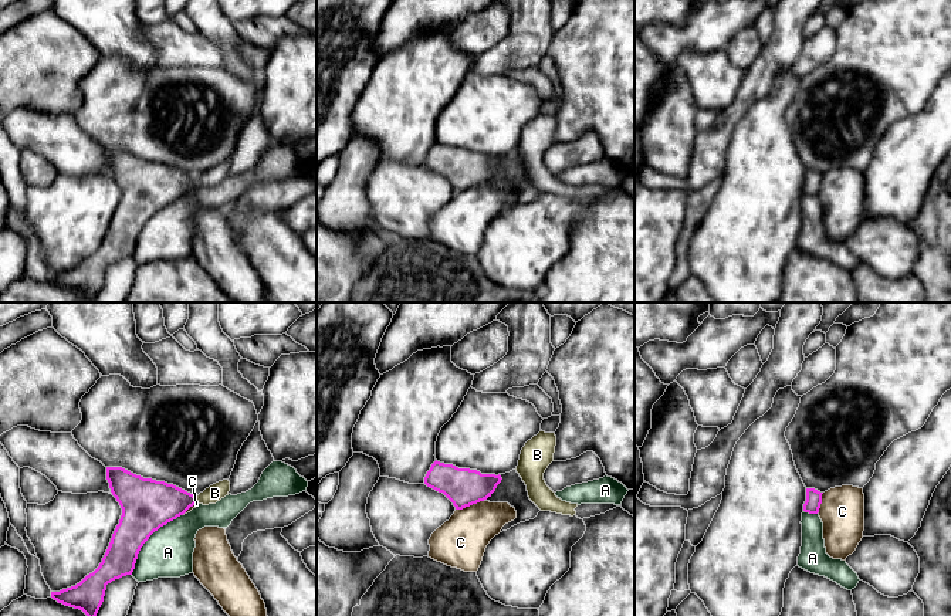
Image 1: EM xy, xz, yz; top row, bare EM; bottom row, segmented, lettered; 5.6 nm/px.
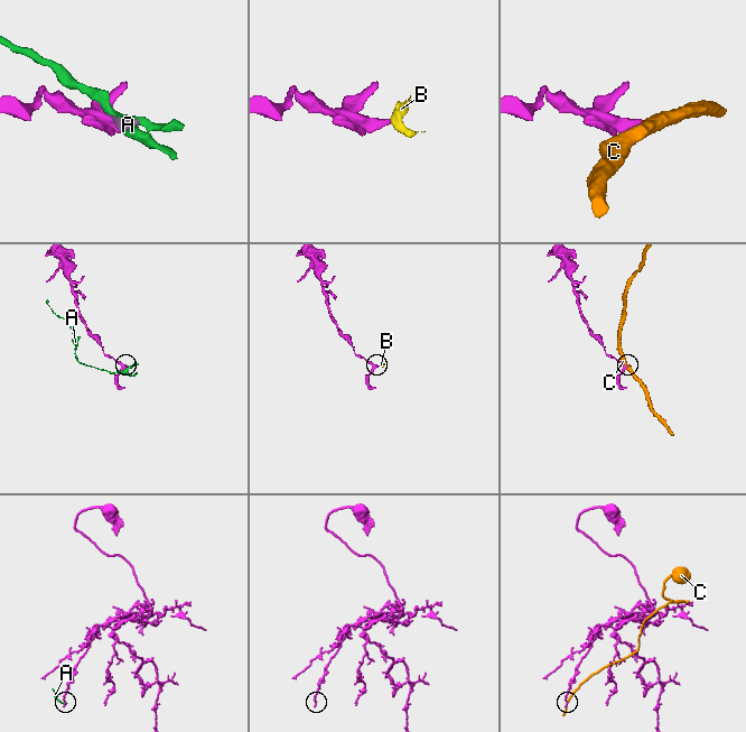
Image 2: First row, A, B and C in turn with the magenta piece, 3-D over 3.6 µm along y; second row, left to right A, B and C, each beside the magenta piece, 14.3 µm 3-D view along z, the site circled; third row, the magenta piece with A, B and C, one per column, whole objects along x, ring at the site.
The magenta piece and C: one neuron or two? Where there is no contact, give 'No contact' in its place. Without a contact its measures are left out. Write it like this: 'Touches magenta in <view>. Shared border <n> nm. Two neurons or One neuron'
Touches magenta in xz. Shared border 170 nm. Two neurons

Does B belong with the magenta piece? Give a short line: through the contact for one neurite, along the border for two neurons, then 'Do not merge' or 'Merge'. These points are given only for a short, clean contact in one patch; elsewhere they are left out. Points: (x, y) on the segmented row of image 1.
Line: xy (195, 496), (198, 500). Do not merge

